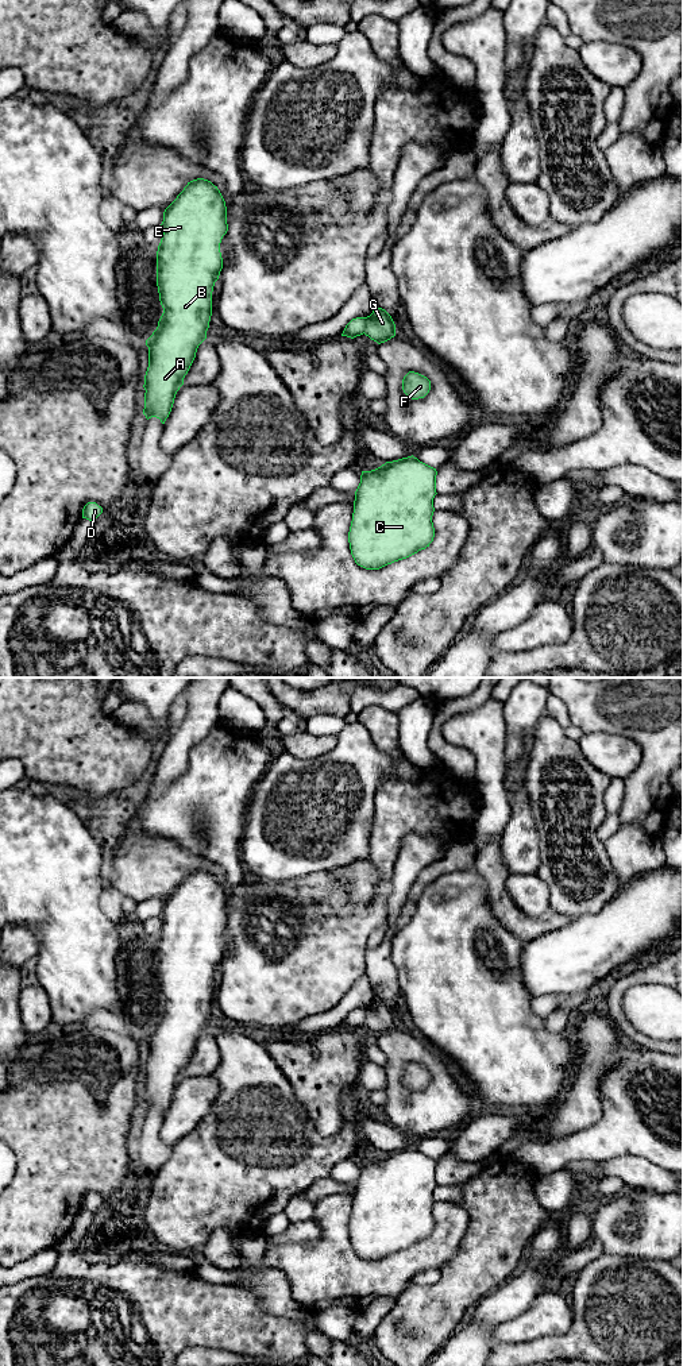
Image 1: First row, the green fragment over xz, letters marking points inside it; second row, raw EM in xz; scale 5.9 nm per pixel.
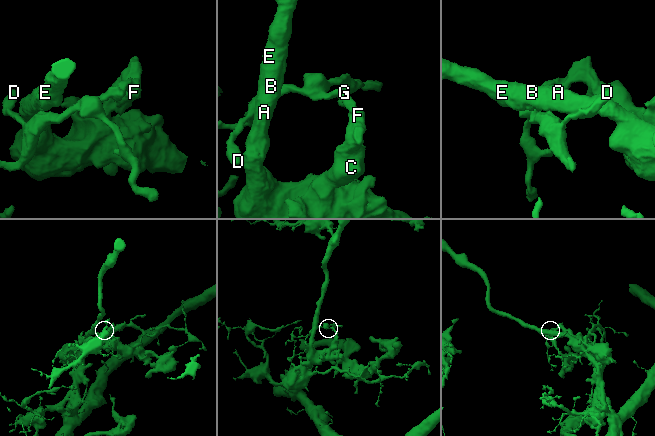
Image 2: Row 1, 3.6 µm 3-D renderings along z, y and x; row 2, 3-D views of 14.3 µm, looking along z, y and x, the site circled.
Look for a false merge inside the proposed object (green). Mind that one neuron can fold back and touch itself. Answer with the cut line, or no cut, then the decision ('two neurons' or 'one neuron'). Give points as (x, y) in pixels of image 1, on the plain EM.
cut xz (369, 1007), (363, 1023); two neurons

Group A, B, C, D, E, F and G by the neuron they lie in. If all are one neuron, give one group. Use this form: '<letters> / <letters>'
A B C E F G / D

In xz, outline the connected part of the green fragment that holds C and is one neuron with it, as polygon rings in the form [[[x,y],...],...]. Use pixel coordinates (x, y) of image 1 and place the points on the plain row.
[[[408,1147],[362,1162],[355,1182],[348,1234],[355,1254],[366,1261],[379,1261],[429,1238],[435,1228],[432,1207],[436,1184],[436,1159]]]

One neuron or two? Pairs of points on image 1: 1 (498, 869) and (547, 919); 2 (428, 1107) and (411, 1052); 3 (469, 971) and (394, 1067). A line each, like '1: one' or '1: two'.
1: one
2: one
3: two

